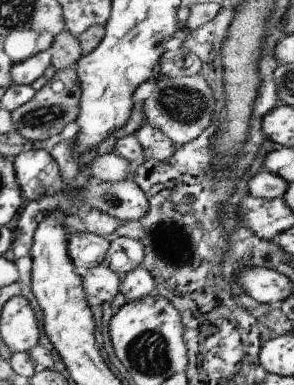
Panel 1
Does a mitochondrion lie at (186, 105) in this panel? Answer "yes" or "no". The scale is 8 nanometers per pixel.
yes

